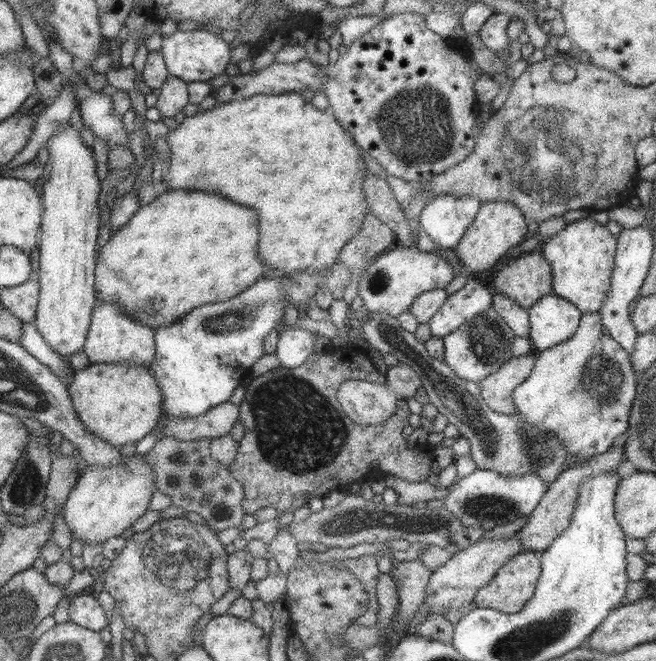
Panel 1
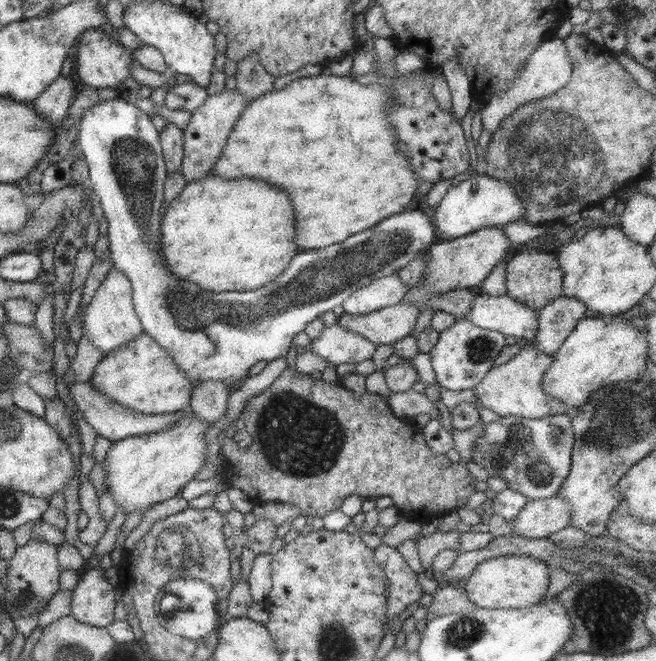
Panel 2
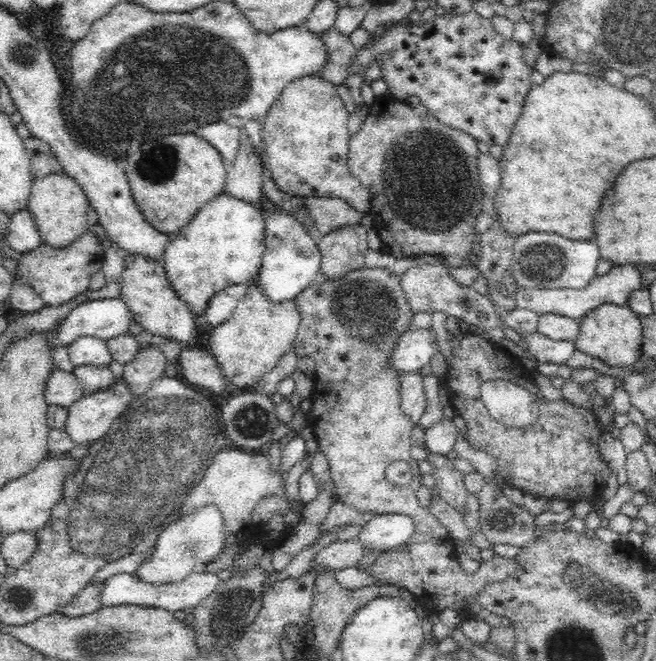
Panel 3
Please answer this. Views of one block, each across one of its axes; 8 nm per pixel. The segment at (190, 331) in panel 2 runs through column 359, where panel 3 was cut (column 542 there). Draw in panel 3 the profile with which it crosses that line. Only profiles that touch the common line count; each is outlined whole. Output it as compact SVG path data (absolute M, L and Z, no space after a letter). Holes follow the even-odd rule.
M530 231L517 236L510 268L518 285L530 288L584 288L596 274L600 260L594 239L574 240L554 232Z

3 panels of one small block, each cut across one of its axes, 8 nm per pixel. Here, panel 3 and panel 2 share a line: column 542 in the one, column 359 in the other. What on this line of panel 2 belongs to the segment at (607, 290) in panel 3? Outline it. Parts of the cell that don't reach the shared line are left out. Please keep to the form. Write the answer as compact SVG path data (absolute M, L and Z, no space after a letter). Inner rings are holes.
M396 271L352 292L343 300L342 307L344 312L350 315L367 314L399 303L407 289L408 287L399 280Z

